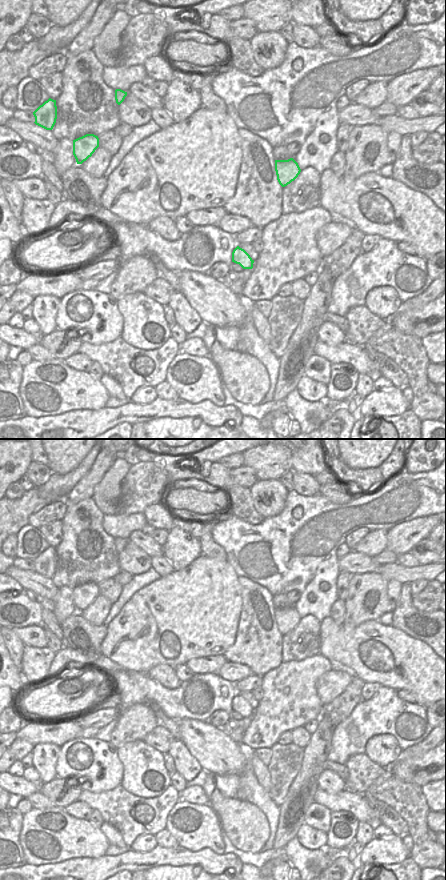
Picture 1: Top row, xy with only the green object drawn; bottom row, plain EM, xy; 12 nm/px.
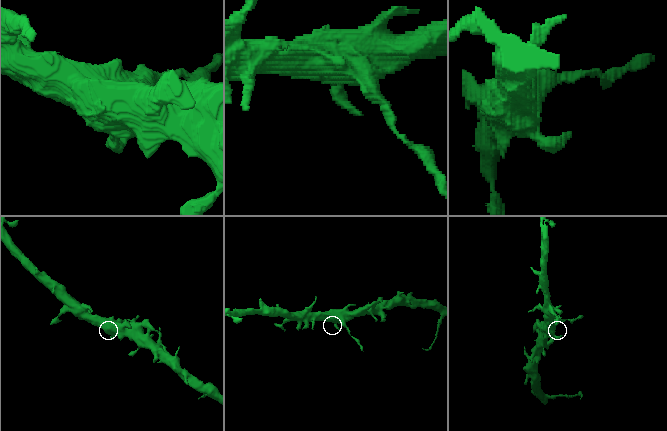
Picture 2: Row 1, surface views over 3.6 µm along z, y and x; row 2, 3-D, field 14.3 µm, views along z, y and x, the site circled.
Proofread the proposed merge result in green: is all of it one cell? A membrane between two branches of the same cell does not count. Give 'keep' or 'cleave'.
keep

